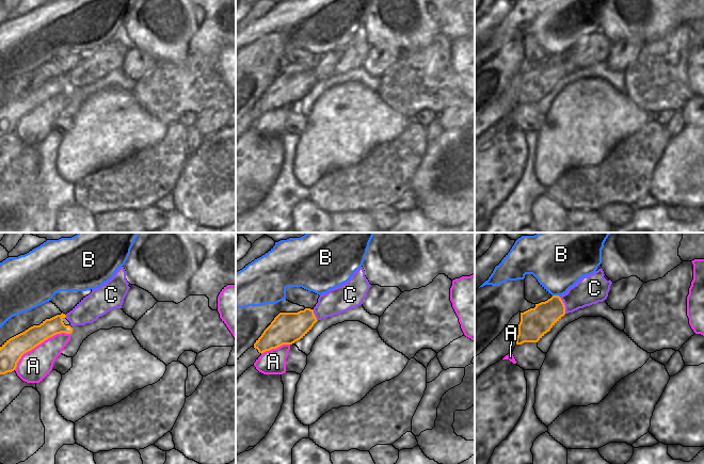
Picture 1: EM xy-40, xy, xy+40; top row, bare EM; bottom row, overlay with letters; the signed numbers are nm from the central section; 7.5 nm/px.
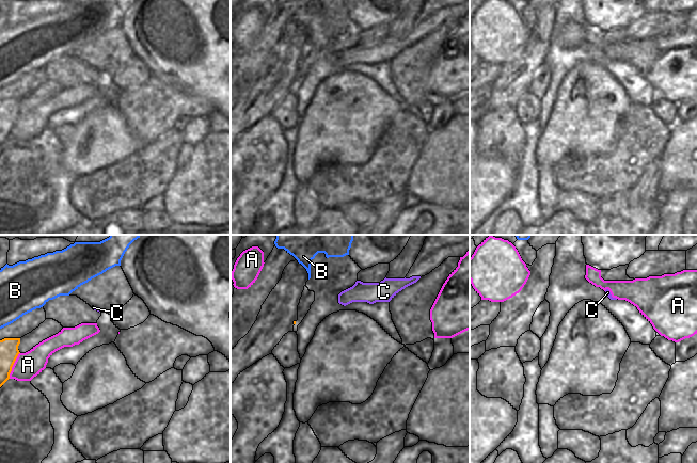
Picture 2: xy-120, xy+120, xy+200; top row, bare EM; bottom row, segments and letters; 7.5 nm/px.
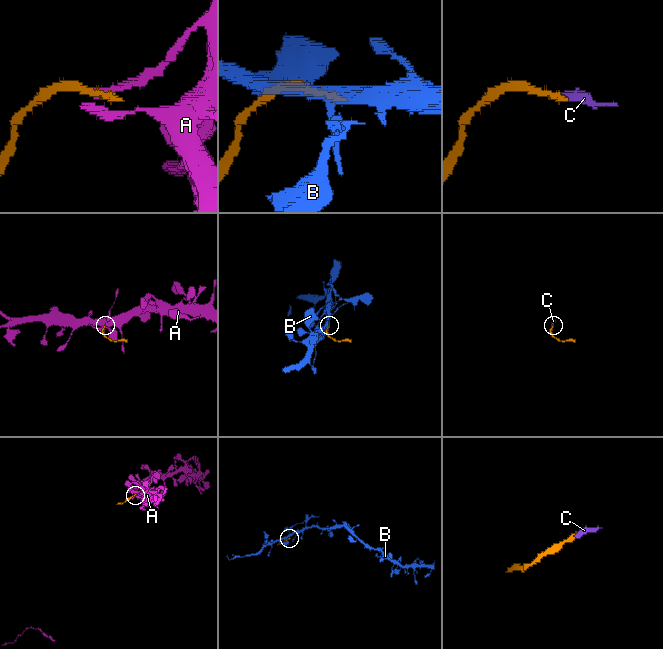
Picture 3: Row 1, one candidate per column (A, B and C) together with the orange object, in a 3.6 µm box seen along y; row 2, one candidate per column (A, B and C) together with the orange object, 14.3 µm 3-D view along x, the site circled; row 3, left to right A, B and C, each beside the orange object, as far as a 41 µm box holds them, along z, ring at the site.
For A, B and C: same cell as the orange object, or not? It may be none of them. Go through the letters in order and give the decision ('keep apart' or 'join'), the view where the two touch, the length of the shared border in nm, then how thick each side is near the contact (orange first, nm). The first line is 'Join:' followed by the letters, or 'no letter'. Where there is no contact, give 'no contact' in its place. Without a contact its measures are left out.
Join: C
A: keep apart; contact in xy-40; length 500 nm; calibres 170 and 240 nm
B: keep apart; contact in xy+40; length 60 nm; calibres 220 and 380 nm
C: join; contact in xy+40; length 140 nm; calibres 220 and 220 nm

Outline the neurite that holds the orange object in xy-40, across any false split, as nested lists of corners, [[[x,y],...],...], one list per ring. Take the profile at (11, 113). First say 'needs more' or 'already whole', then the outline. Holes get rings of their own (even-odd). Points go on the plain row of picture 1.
needs more | [[[124,28],[117,30],[113,38],[92,51],[69,74],[46,80],[39,86],[33,86],[25,93],[10,99],[0,108],[0,135],[16,130],[21,117],[47,101],[65,94],[73,94],[73,86],[93,84],[99,78],[114,69],[122,69],[129,51]]]

